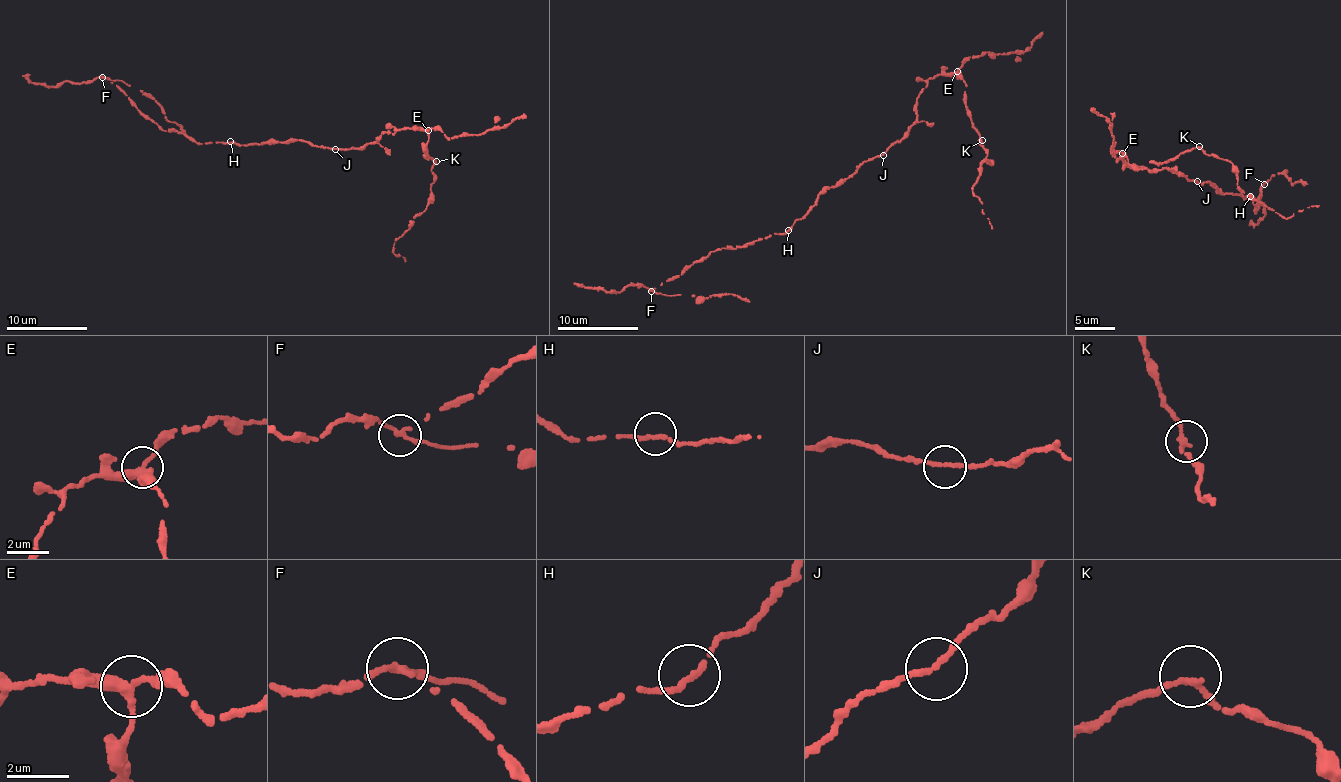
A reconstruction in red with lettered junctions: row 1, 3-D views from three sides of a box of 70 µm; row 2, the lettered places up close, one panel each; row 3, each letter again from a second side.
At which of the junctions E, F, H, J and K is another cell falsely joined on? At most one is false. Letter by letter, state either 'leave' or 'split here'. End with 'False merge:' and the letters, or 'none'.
E: leave
F: split here
H: leave
J: leave
K: leave
False merge: F

